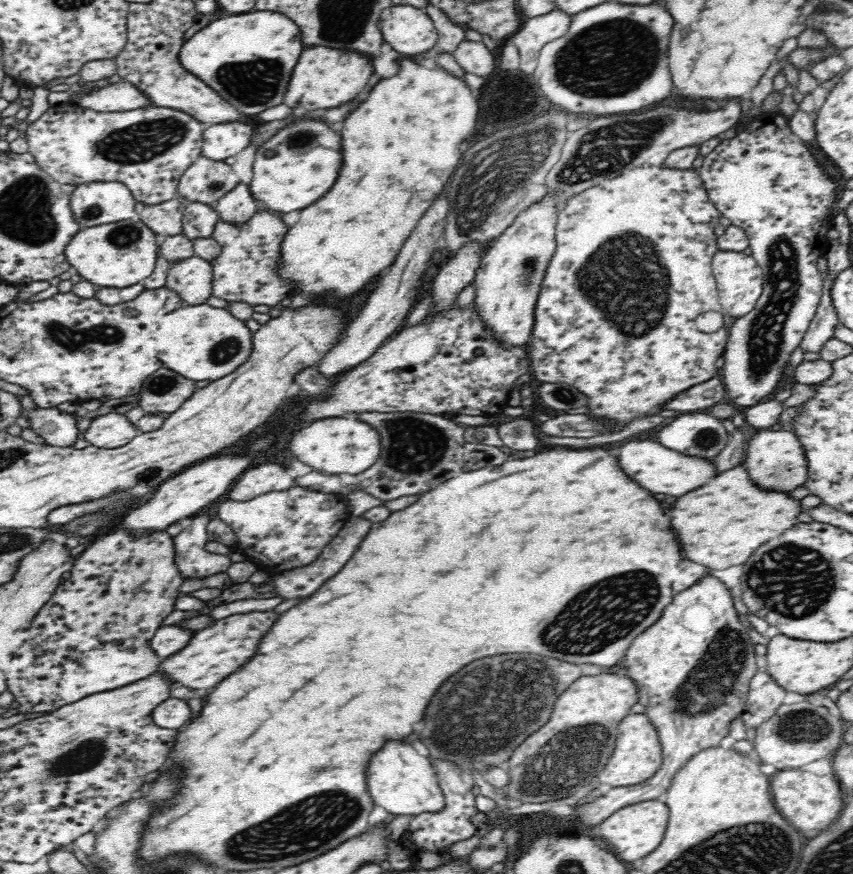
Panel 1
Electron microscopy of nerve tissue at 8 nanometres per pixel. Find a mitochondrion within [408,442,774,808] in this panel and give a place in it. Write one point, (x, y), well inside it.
(477, 738)

